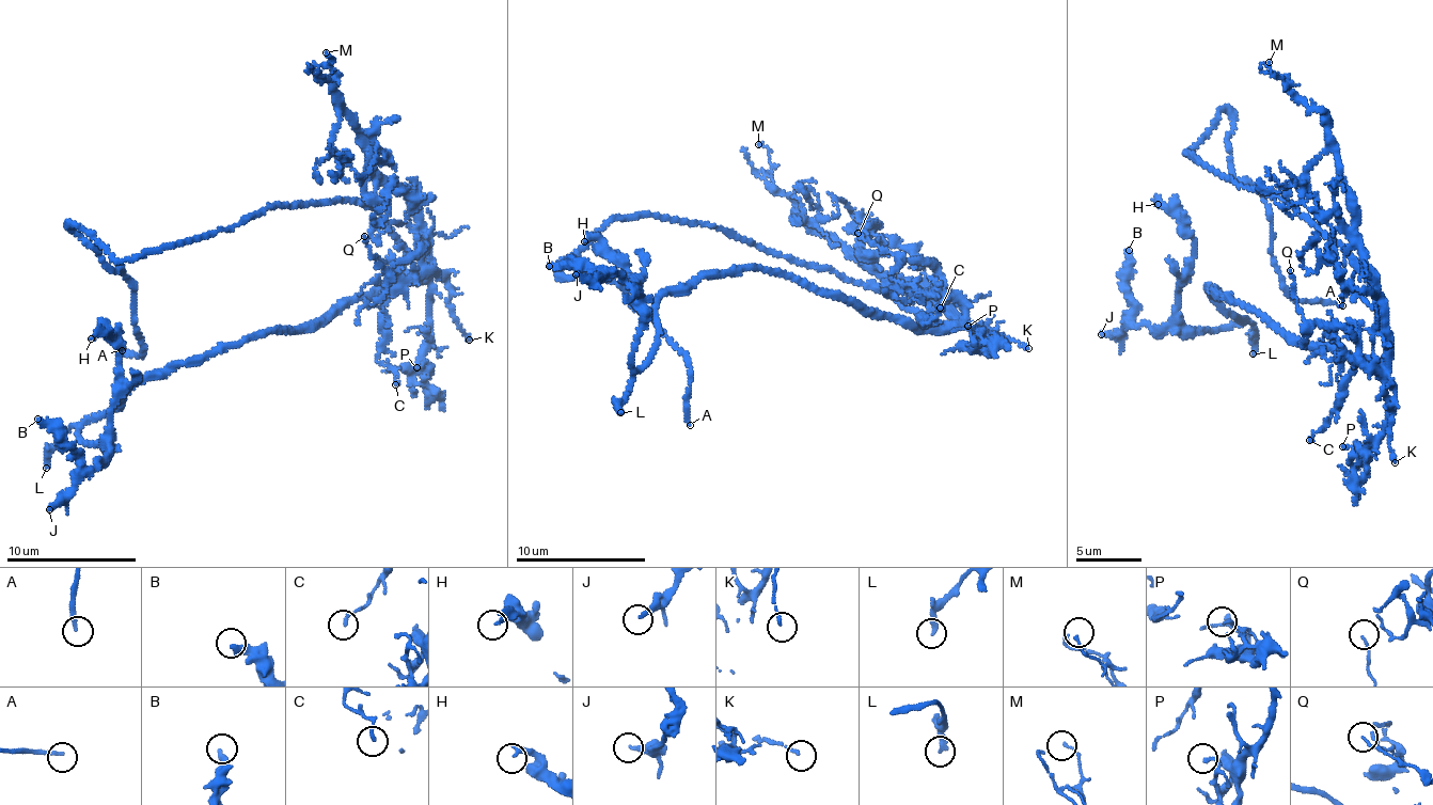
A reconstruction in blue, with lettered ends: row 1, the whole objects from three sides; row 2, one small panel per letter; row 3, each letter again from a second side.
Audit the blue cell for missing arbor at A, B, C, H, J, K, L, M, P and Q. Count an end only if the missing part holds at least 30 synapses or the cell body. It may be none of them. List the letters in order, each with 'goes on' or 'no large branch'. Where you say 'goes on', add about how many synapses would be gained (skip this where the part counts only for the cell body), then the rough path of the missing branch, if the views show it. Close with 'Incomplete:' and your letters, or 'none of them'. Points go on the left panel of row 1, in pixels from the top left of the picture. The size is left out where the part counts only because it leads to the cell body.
A: goes on; missing branch runs (122, 350), (141, 312)
B: no large branch
C: no large branch
H: no large branch
J: no large branch
K: no large branch
L: no large branch
M: no large branch
P: no large branch
Q: no large branch
Incomplete: A

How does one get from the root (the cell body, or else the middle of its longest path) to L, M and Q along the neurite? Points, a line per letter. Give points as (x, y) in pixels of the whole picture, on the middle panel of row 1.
L: (919, 312), (941, 330), (865, 315), (761, 269), (695, 278), (663, 293), (660, 331), (620, 412)
M: (919, 312), (942, 331), (960, 321), (940, 297), (879, 273), (803, 219), (767, 174), (768, 147), (758, 144)
Q: (919, 312), (942, 331), (959, 321), (963, 306), (946, 293), (941, 275), (927, 264), (901, 262), (857, 233)

